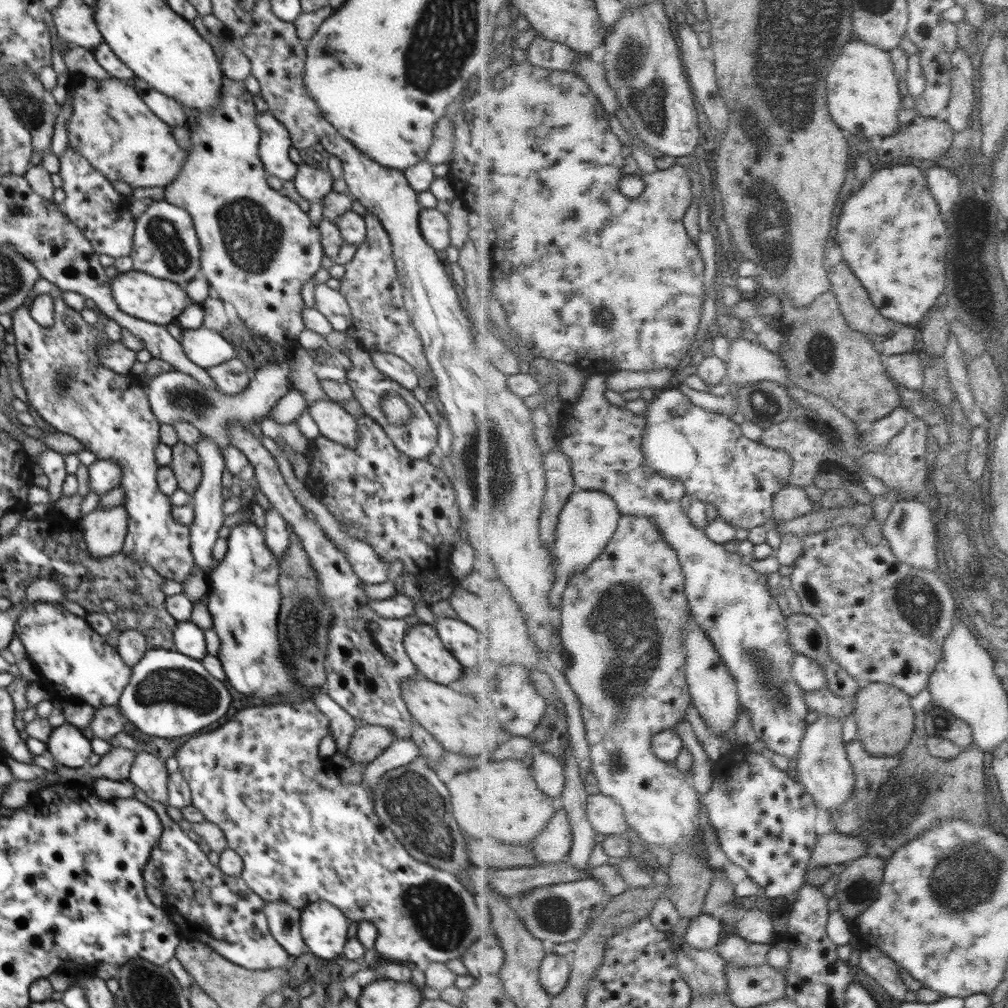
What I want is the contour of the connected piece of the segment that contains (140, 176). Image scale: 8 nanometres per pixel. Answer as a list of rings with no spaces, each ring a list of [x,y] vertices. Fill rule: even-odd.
[[[85,77],[82,82],[80,82],[80,86],[78,86],[74,92],[70,92],[73,95],[69,96],[64,104],[61,104],[61,108],[64,109],[66,103],[71,104],[71,109],[73,110],[70,121],[68,121],[68,125],[66,128],[69,132],[69,144],[68,146],[72,147],[74,150],[78,151],[82,156],[86,157],[86,160],[96,169],[100,171],[100,174],[103,174],[111,183],[116,182],[118,180],[122,182],[126,182],[132,188],[146,188],[146,186],[168,186],[182,170],[183,164],[187,159],[187,152],[182,149],[177,143],[174,137],[172,137],[172,133],[170,127],[166,125],[158,116],[156,116],[148,105],[142,100],[142,97],[136,92],[134,86],[128,86],[124,84],[122,79],[117,79],[114,77],[110,77],[109,79],[94,79],[92,77]]]

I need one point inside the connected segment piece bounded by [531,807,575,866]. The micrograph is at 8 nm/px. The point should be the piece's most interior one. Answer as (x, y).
(555, 845)

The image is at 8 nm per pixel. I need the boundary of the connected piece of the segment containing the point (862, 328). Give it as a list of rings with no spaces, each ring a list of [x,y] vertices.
[[[843,259],[834,265],[829,276],[850,327],[866,334],[876,332],[876,337],[877,334],[882,334],[882,340],[887,338],[884,332],[880,332],[880,328],[884,328],[884,324],[888,322],[887,316],[880,312],[878,306],[874,306],[866,286],[860,282],[847,261]]]

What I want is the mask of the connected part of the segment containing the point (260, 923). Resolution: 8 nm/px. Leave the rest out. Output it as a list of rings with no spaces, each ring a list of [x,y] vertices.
[[[93,779],[91,789],[102,800],[138,800],[156,812],[162,822],[162,835],[154,845],[148,864],[142,871],[147,886],[158,890],[161,904],[170,906],[169,916],[174,920],[184,916],[184,898],[186,898],[186,922],[192,926],[196,941],[210,946],[214,952],[222,955],[231,963],[250,970],[268,970],[285,968],[291,961],[286,950],[272,937],[265,915],[265,900],[258,896],[241,877],[227,876],[213,866],[207,855],[200,850],[180,829],[178,822],[171,820],[166,805],[154,802],[133,782],[127,780]]]

